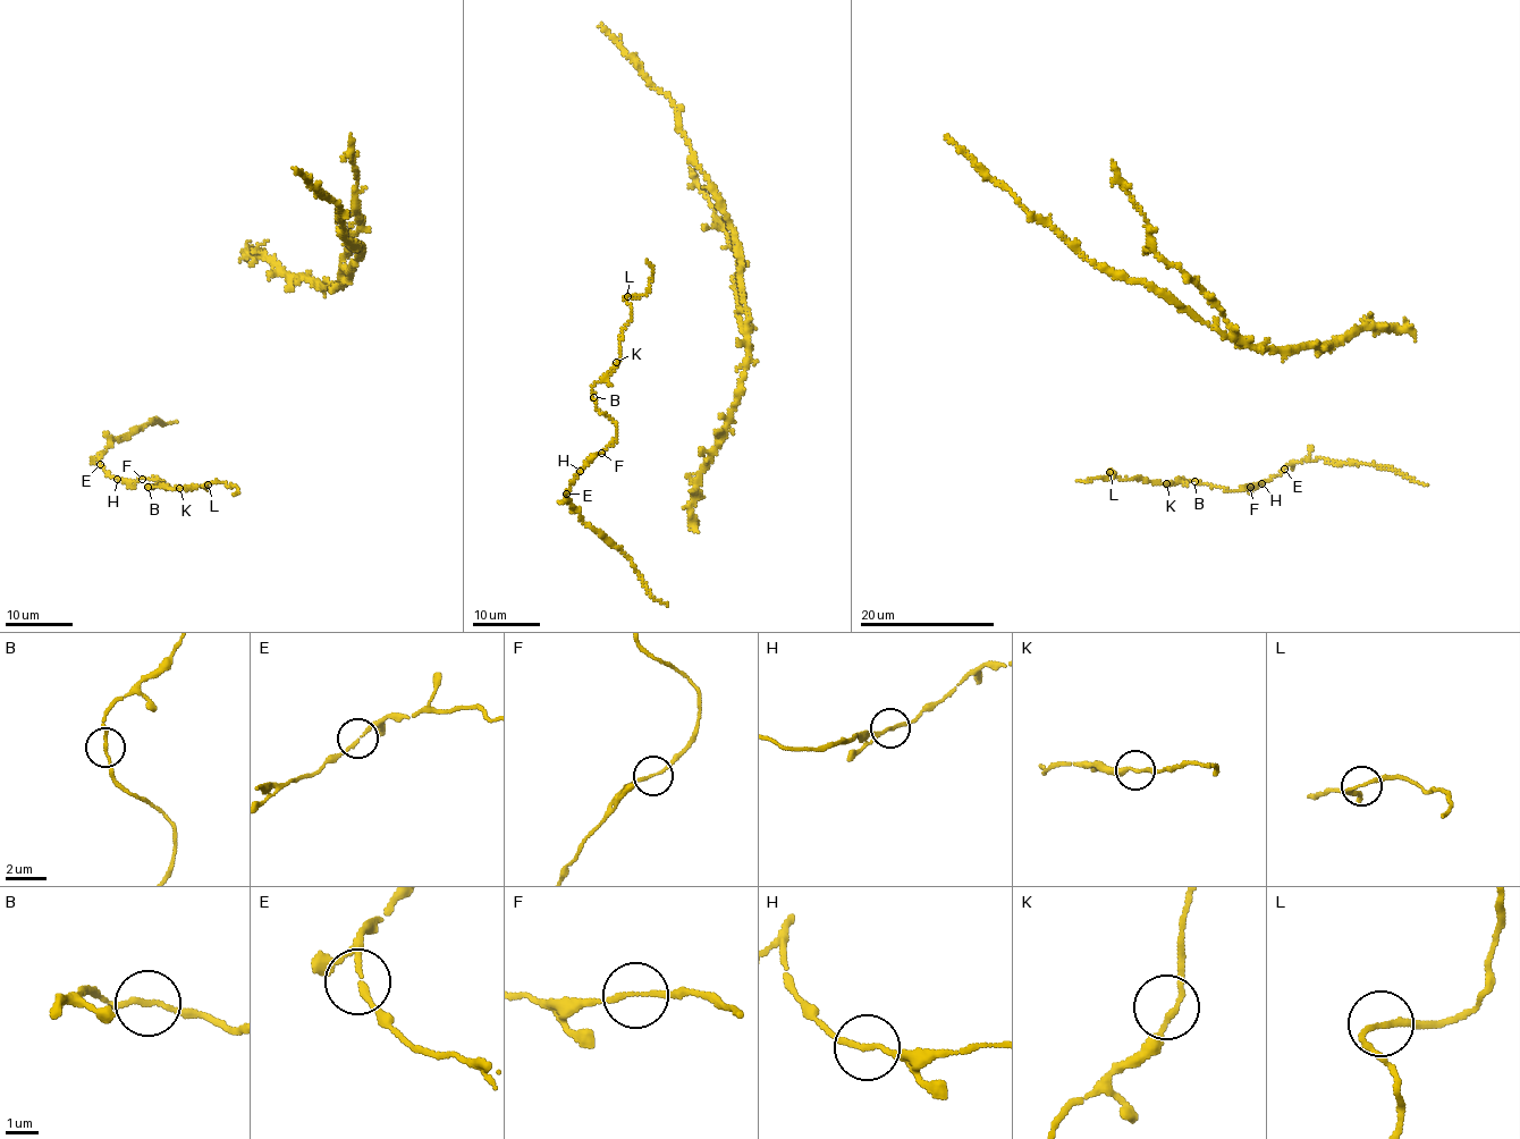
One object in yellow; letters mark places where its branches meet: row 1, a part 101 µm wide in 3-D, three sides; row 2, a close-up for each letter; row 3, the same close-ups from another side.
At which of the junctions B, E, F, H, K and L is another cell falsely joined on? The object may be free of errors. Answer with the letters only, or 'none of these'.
none of these

